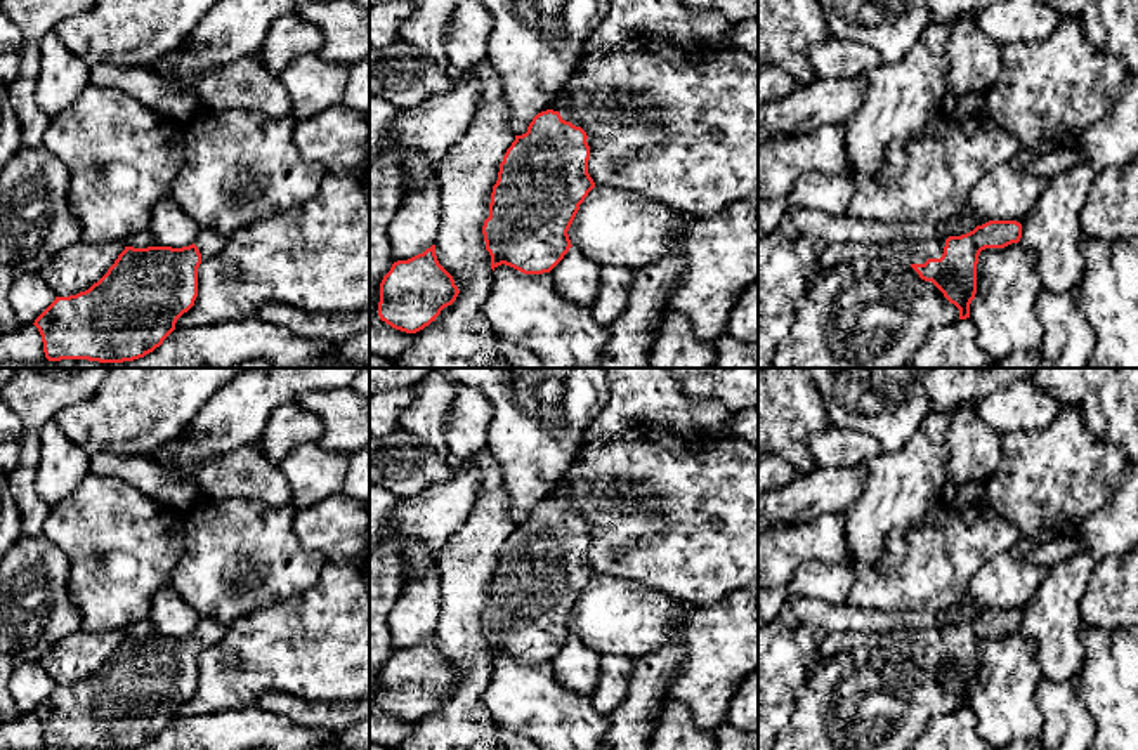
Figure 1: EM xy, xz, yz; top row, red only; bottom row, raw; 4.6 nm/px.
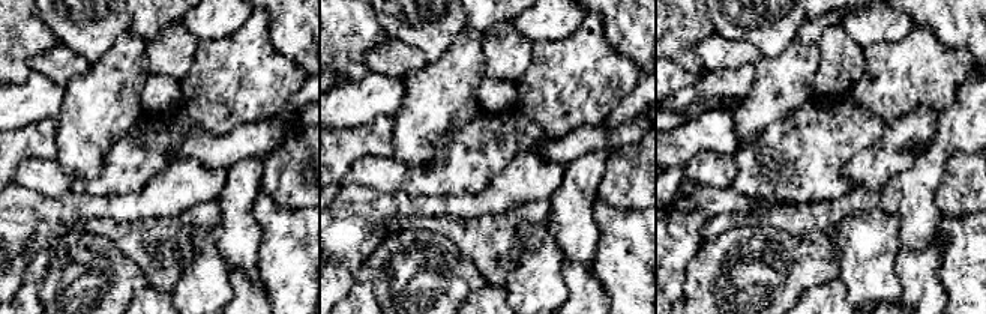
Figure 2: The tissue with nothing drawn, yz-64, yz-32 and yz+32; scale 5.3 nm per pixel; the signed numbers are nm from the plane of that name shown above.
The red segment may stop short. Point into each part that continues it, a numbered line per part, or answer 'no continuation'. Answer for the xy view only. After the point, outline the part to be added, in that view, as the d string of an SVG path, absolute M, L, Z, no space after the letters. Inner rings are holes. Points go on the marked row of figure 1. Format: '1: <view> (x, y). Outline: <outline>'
1: xy (209, 242). Outline: M201 229L198 234L194 245L198 247L201 253L201 260L217 255L222 252L226 240L222 234L212 231L212 229Z

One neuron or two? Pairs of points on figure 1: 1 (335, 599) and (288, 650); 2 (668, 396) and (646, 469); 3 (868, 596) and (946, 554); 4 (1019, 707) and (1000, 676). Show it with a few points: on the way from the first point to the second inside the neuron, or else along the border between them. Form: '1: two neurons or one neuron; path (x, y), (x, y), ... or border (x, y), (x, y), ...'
1: one neuron; path (327, 611), (300, 638)
2: two neurons; border (620, 433), (660, 426), (699, 436)
3: one neuron; path (887, 585), (927, 568)
4: one neuron; path (1012, 700), (1007, 695), (1005, 683)

